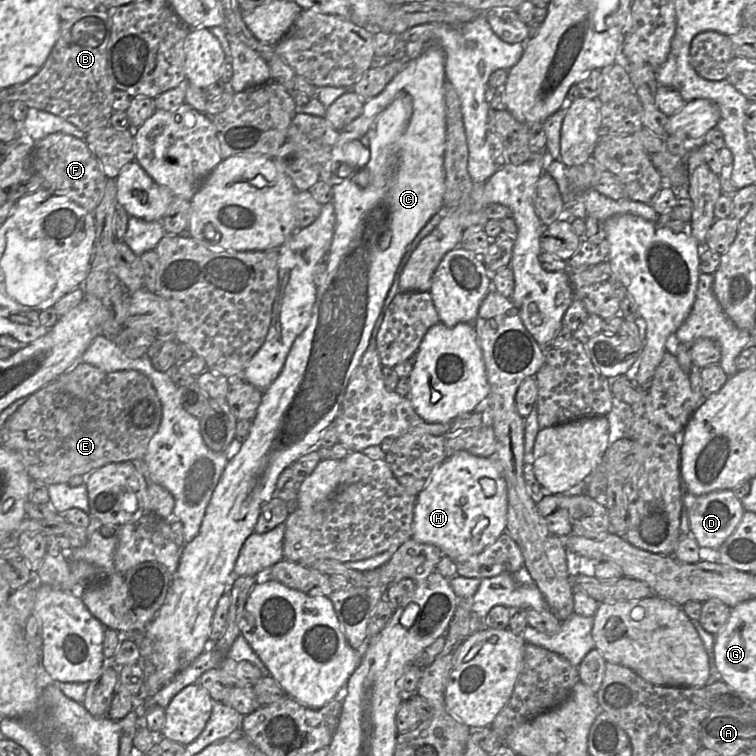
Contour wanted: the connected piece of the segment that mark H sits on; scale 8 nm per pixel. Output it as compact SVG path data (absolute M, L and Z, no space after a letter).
M461 450L433 472L414 506L412 538L439 547L453 561L465 561L493 544L505 531L508 489L496 455L480 457Z

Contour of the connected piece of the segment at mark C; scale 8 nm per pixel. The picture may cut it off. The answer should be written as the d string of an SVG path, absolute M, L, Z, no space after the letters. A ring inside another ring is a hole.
M430 45L415 59L407 59L407 65L383 91L364 102L362 113L338 131L337 147L358 140L369 150L368 163L358 171L368 174L368 185L361 187L356 183L358 173L355 172L332 187L335 229L328 253L327 276L317 288L310 322L292 344L279 376L264 392L252 420L250 434L238 452L230 457L207 506L198 535L182 547L179 566L171 575L163 605L140 634L141 665L143 667L151 661L159 680L171 681L211 644L210 631L216 606L228 590L228 580L238 577L234 575L236 561L244 542L254 532L262 508L276 495L281 473L301 456L317 448L322 434L333 425L350 378L369 346L373 327L407 246L443 207L446 141L444 64L444 52L436 45ZM364 138L368 140L367 145L362 141Z

